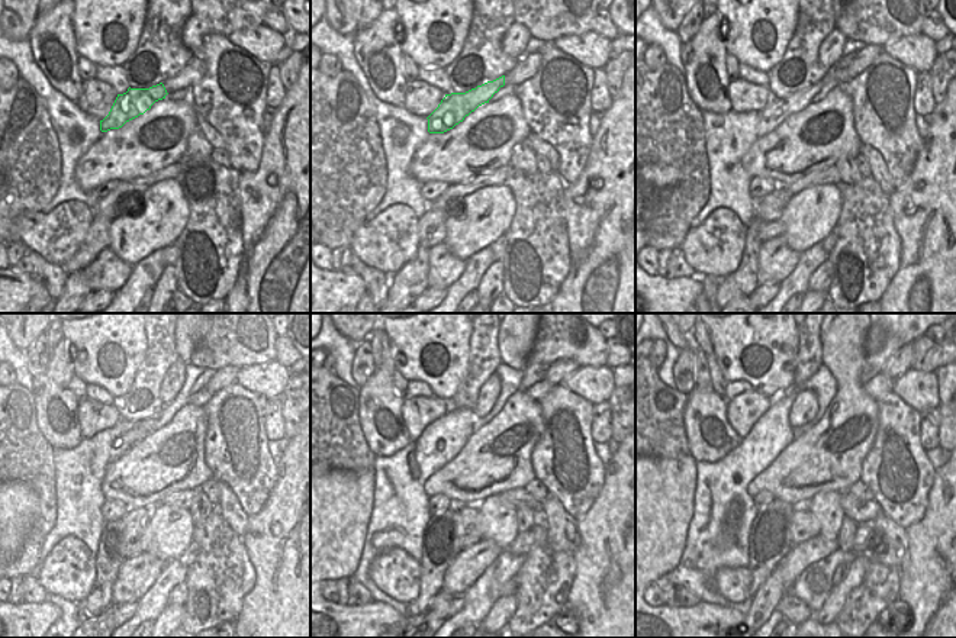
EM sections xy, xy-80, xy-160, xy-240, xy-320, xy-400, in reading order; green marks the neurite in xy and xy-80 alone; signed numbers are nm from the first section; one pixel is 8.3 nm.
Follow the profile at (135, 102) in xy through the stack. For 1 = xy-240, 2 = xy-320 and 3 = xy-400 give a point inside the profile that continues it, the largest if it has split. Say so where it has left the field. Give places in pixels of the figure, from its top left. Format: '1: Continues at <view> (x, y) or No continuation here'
1: Continues at xy-240 (138, 431)
2: Continues at xy-320 (540, 389)
3: Continues at xy-400 (881, 384).

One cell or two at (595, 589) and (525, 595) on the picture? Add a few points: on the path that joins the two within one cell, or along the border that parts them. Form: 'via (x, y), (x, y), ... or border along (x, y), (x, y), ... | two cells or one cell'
border along (575, 558), (575, 579), (566, 608) | two cells

